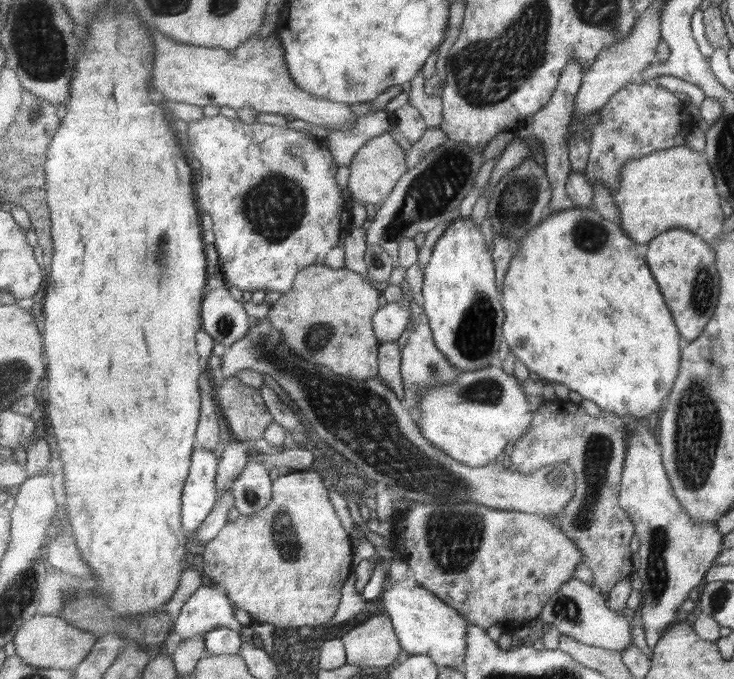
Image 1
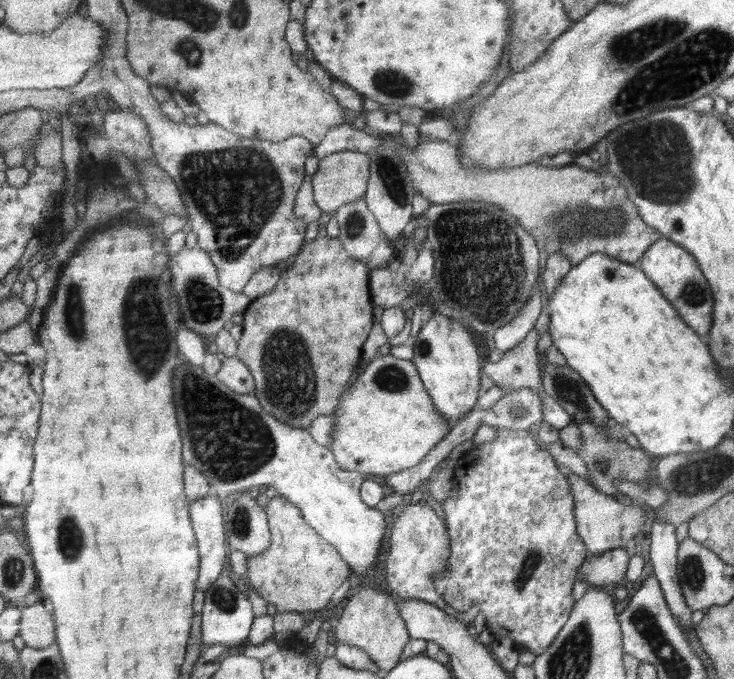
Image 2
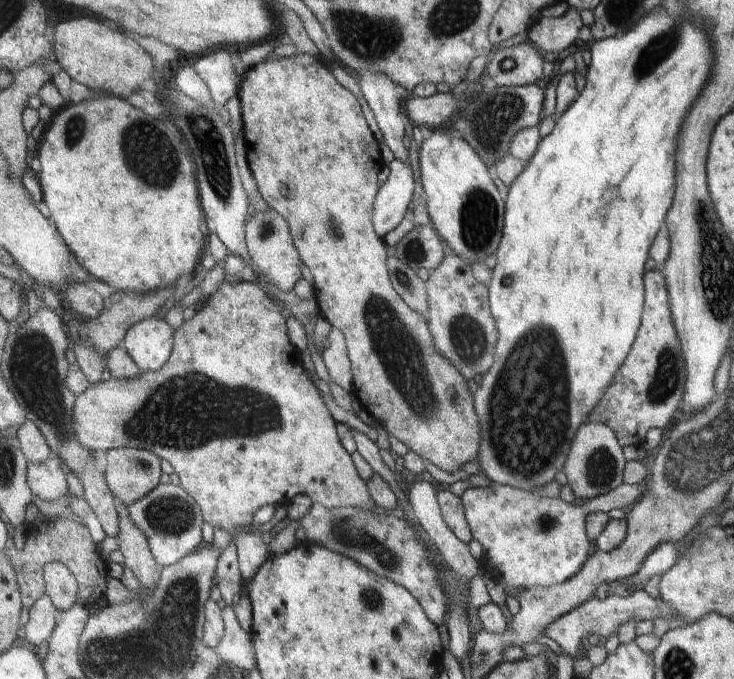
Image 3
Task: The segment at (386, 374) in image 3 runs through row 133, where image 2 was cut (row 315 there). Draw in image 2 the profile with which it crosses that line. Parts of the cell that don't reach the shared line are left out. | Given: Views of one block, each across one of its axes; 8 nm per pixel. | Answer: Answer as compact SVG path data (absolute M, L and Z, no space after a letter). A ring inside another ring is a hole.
M324 213L318 220L317 236L283 269L273 292L259 296L243 313L243 335L238 340L237 355L253 373L255 395L262 407L283 423L297 428L308 429L317 417L333 415L338 410L343 391L356 377L355 370L362 362L365 343L374 327L370 272L365 261L347 253L338 237L327 236L327 222L331 217L331 213Z

